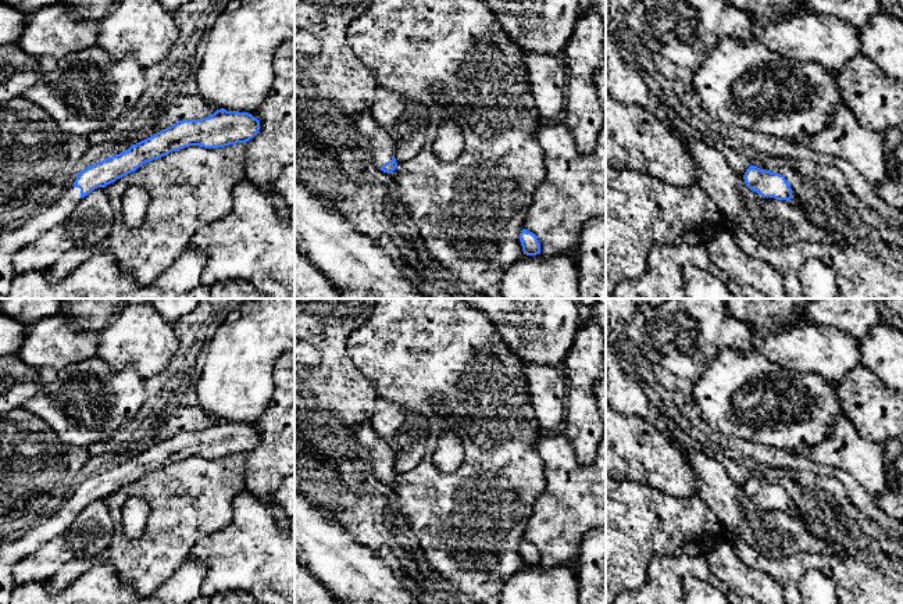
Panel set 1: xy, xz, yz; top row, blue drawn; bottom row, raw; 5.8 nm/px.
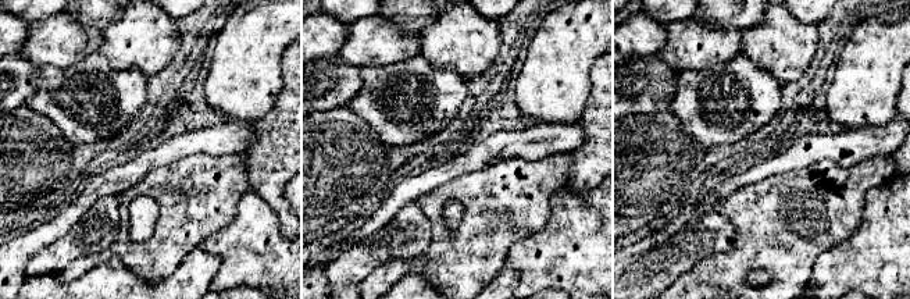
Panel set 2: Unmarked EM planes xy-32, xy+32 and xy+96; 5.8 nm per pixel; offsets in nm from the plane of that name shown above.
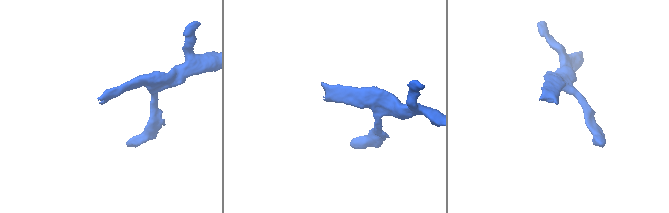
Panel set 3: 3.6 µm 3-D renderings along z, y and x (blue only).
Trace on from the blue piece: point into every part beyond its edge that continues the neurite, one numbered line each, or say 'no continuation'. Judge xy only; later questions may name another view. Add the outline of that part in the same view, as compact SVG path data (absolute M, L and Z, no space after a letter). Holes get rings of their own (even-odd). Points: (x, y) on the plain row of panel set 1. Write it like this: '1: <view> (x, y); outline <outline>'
1: xy (11, 551); outline M71 497L43 525L15 540L0 543L0 604L10 604L15 589L13 571L17 562L60 536L81 511L81 500Z

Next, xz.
1: xz (379, 454); outline M368 423L354 426L354 443L367 451L367 460L376 479L392 471L392 447Z

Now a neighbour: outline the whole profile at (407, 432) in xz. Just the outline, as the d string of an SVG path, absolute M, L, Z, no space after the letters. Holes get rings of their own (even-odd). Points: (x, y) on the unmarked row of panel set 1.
M378 399L368 425L392 447L397 476L414 469L424 458L431 436L426 417Z

